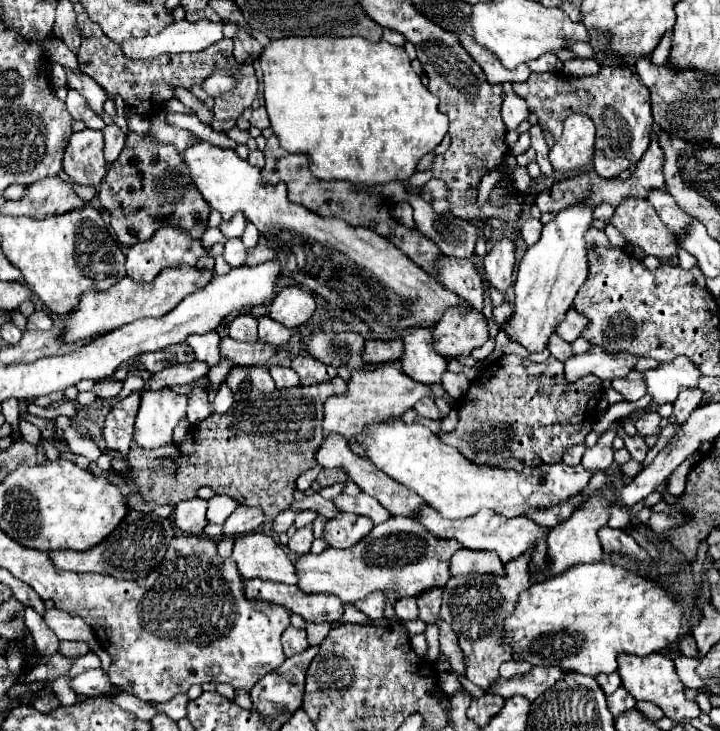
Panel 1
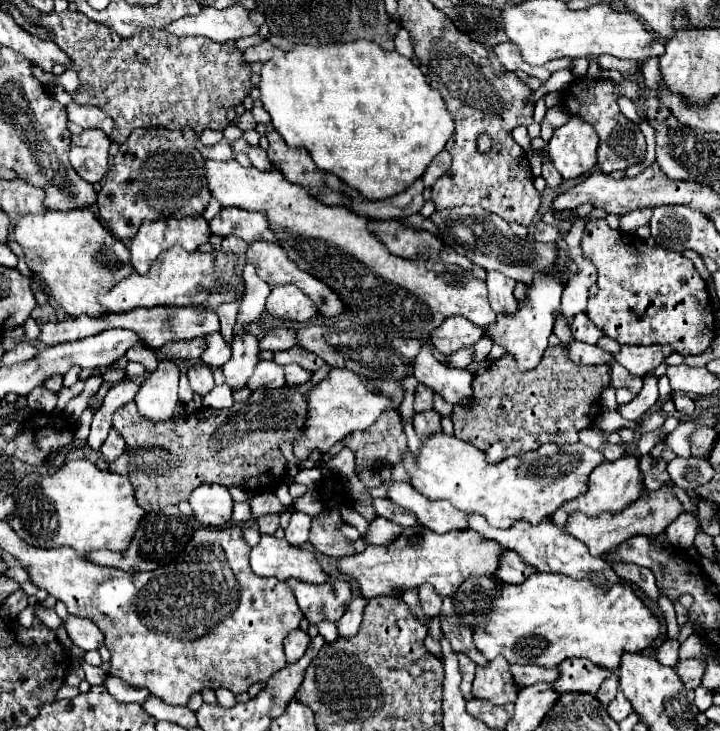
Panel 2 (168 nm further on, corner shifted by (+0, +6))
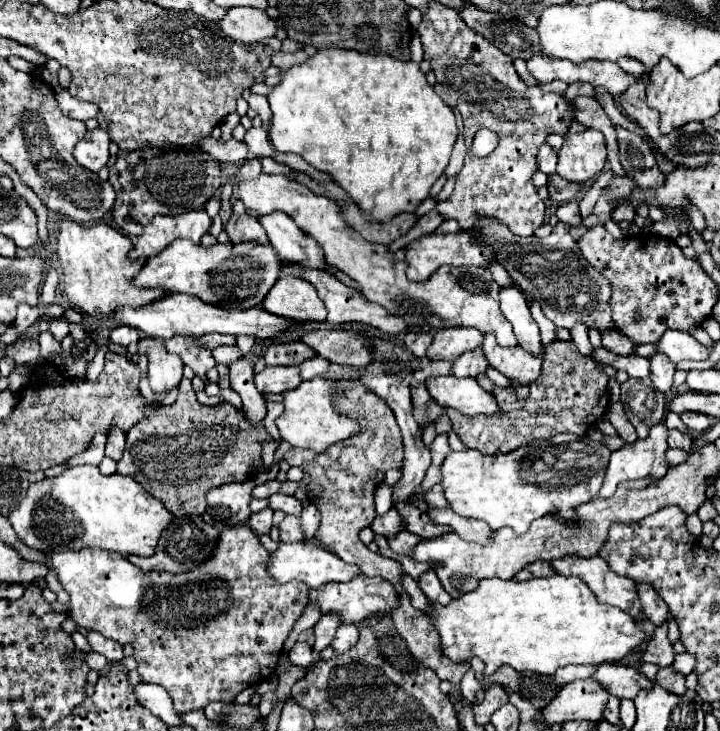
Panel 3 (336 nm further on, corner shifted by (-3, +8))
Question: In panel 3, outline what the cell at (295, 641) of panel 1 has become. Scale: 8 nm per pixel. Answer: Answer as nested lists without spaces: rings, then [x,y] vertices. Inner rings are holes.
[[[295,643],[293,649],[289,651],[289,659],[291,659],[293,665],[299,665],[299,667],[309,667],[315,661],[313,651],[307,643]]]

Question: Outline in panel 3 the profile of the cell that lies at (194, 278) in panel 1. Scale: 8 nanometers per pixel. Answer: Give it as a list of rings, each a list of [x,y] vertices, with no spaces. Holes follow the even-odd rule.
[[[177,239],[175,243],[171,243],[171,247],[165,247],[159,255],[155,255],[155,259],[147,259],[145,267],[139,271],[139,275],[135,277],[133,283],[141,285],[141,287],[161,287],[171,293],[195,295],[195,297],[203,299],[205,303],[227,307],[227,309],[251,309],[251,307],[261,305],[263,297],[277,281],[277,277],[281,273],[281,265],[283,265],[283,261],[271,245],[261,247],[259,243],[237,243],[237,245],[217,243],[211,247],[203,247],[203,245],[191,243],[189,239]]]

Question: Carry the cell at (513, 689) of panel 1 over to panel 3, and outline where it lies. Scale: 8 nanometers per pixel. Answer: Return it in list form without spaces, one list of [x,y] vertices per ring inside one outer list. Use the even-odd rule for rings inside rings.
[[[611,663],[597,665],[597,673],[593,675],[595,681],[603,683],[611,695],[619,699],[635,699],[635,695],[647,687],[647,679],[639,675],[635,667],[621,667]]]

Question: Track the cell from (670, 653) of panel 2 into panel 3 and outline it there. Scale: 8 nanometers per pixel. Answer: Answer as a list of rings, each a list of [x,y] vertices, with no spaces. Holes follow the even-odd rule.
[[[667,623],[663,627],[657,627],[651,641],[647,643],[647,649],[641,657],[643,663],[653,663],[657,667],[667,667],[671,665],[675,659],[675,651],[673,651],[673,645],[669,643],[667,639]]]

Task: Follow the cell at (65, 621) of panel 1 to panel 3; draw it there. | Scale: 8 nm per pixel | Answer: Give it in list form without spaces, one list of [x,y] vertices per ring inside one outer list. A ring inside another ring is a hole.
[[[89,631],[87,641],[91,643],[93,651],[105,655],[109,661],[121,661],[121,659],[125,657],[125,655],[123,655],[123,647],[121,647],[117,641],[107,639],[107,637],[103,637],[103,635],[97,633],[97,631]]]

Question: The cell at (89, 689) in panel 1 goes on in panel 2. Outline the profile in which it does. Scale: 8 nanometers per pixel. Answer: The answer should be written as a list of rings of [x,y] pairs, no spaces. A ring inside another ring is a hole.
[[[108,675],[102,685],[104,685],[104,687],[108,689],[108,693],[110,693],[116,701],[120,701],[120,703],[142,703],[142,701],[150,695],[146,689],[132,687],[132,685],[128,685],[126,681],[122,681],[120,677],[112,677],[112,675]]]

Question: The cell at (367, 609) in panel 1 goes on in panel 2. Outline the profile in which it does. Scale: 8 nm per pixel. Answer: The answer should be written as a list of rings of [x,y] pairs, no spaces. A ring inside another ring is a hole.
[[[352,597],[346,613],[344,613],[342,619],[336,623],[340,637],[352,637],[352,635],[358,633],[366,605],[368,605],[368,599],[366,599],[366,597]]]

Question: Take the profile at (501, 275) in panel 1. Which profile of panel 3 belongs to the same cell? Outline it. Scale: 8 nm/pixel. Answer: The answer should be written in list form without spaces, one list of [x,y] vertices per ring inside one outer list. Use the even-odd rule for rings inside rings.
[[[501,287],[501,311],[507,317],[507,321],[513,325],[513,331],[519,339],[519,345],[525,351],[531,351],[531,355],[543,353],[543,343],[539,335],[539,327],[531,317],[531,311],[517,287]]]

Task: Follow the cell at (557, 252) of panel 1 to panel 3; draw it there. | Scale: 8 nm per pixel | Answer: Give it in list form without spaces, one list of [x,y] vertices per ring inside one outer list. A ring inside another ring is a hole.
[[[492,333],[484,336],[482,349],[491,369],[503,373],[507,379],[519,385],[529,385],[541,373],[541,357],[529,355],[519,345],[499,347]]]

